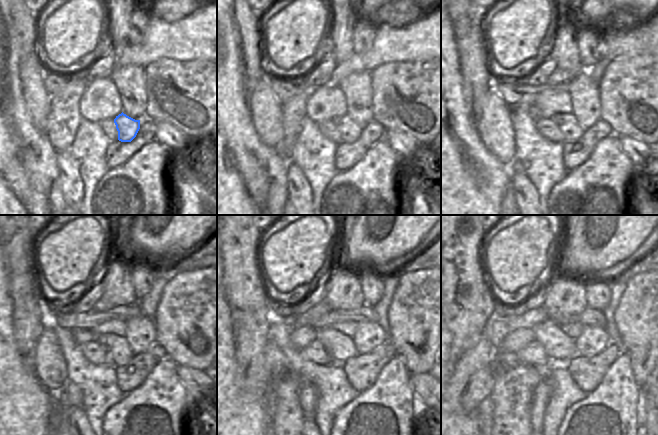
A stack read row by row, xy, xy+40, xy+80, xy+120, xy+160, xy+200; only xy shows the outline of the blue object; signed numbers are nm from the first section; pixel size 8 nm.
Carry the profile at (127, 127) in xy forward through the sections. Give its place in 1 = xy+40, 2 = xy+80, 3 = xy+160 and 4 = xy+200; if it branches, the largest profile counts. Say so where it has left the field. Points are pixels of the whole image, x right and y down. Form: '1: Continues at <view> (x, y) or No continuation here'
1: Continues at xy+40 (350, 131)
2: Continues at xy+80 (567, 123)
3: Continues at xy+160 (340, 347)
4: Continues at xy+200 (558, 346).

